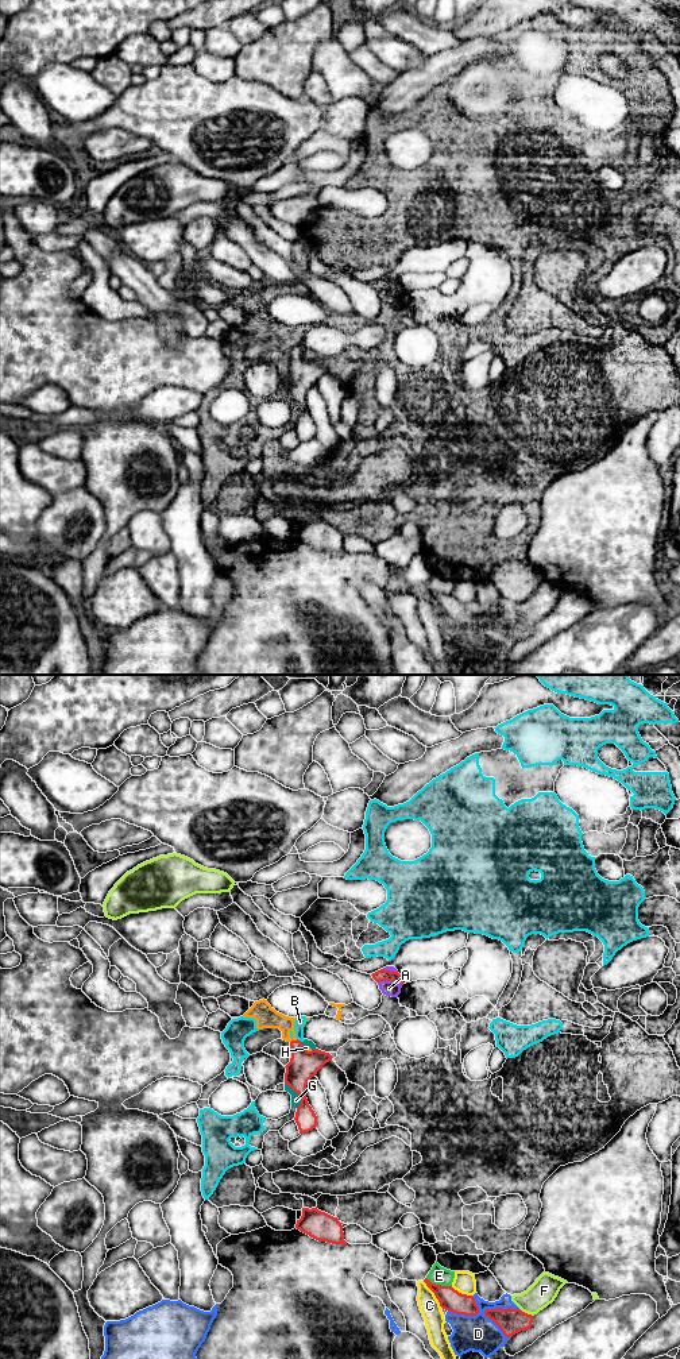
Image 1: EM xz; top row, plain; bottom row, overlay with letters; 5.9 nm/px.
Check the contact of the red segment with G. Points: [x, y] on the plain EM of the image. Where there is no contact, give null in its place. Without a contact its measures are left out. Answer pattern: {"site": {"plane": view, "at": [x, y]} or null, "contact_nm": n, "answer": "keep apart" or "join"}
{"site": {"plane": "xz", "at": [298, 404]}, "contact_nm": 180, "answer": "keep apart"}

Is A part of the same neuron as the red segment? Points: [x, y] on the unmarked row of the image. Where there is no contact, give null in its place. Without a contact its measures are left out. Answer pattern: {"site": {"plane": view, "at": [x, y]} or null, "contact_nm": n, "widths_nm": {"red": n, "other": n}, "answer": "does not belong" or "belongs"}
{"site": {"plane": "xz", "at": [390, 289]}, "contact_nm": 150, "widths_nm": {"red": 70, "other": 90}, "answer": "does not belong"}

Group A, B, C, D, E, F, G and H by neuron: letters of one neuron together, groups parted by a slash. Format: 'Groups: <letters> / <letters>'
Groups: A B G H / C / D / E / F

